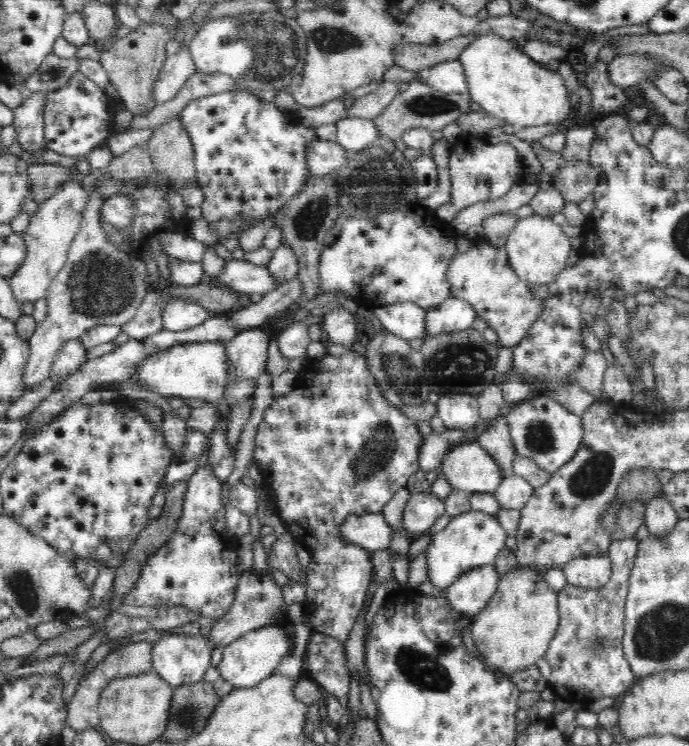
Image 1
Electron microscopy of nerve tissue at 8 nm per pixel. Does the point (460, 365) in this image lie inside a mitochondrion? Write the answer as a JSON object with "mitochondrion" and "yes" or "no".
{"mitochondrion":"yes"}

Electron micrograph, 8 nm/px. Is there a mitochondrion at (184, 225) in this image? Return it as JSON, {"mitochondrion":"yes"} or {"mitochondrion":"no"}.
{"mitochondrion":"no"}

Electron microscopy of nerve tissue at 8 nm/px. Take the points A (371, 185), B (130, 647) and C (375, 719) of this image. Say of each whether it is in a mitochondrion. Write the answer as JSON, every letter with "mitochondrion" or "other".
{"A":"mitochondrion","B":"other","C":"other"}

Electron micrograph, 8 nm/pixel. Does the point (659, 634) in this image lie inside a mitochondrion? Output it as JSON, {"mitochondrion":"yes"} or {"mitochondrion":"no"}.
{"mitochondrion":"yes"}

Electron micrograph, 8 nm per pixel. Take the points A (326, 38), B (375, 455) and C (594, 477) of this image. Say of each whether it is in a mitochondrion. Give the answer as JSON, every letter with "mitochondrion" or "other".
{"A":"mitochondrion","B":"mitochondrion","C":"mitochondrion"}

